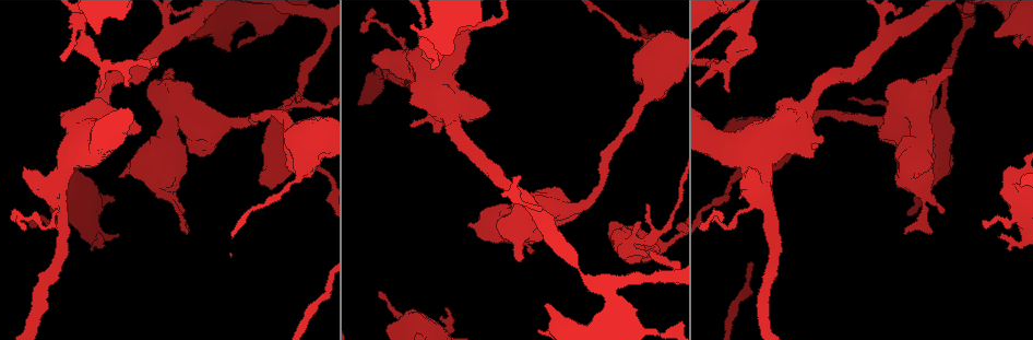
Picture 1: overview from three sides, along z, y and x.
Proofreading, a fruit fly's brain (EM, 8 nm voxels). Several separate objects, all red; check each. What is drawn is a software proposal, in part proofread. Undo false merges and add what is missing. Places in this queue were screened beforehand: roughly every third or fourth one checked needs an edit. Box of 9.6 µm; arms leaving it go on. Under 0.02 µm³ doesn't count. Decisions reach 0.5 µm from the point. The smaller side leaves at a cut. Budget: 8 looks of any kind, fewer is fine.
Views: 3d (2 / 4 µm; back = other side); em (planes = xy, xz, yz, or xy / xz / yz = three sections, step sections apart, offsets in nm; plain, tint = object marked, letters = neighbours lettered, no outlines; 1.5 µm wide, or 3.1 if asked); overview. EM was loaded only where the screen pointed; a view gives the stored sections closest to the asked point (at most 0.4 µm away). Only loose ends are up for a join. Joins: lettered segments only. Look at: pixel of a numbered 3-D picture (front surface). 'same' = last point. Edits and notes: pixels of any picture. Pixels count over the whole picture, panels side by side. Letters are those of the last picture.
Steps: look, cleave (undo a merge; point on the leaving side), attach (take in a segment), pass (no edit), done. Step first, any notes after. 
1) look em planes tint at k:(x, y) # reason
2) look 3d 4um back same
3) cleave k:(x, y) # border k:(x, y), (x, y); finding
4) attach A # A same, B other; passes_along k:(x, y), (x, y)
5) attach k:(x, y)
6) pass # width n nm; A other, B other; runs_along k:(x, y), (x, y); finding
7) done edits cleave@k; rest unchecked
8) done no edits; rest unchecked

look em planes plain at 1:(170, 68) # an open end

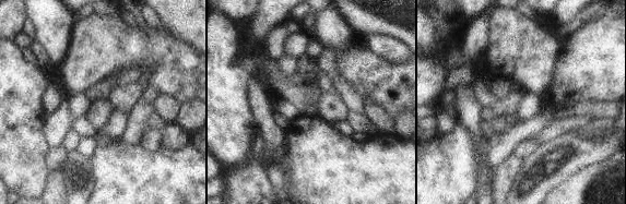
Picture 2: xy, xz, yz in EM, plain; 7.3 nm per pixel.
look em planes letters same # see the neighbours

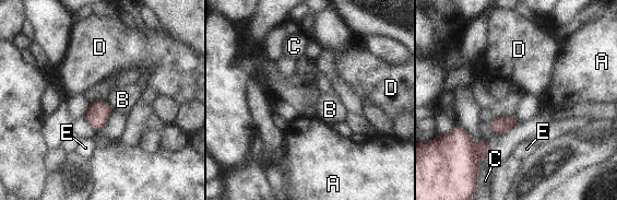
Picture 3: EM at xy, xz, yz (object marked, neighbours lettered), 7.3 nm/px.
pass # A other, B other, C other, D other, E other; border 3:(107, 101), (114, 110); no lettered segment goes on from it

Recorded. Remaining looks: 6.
look em yz step 4 tint at 1:(98, 236) # branch stops here

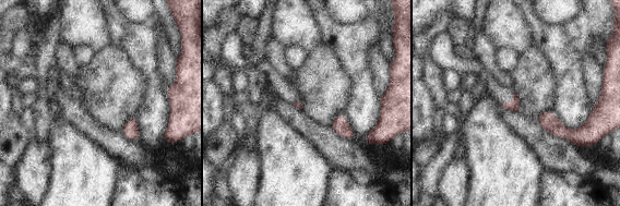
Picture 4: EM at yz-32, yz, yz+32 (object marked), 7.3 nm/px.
look em planes letters same # cut it another way

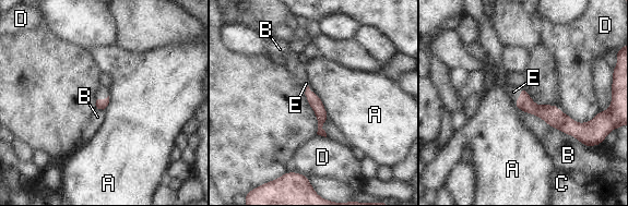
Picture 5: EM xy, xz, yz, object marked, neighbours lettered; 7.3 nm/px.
attach E # longest_contact B 550 nm; A other, B other, C other, D other, E same; the cell continues

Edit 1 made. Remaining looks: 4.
look 3d 4um at 1:(297, 165) # calibre changes

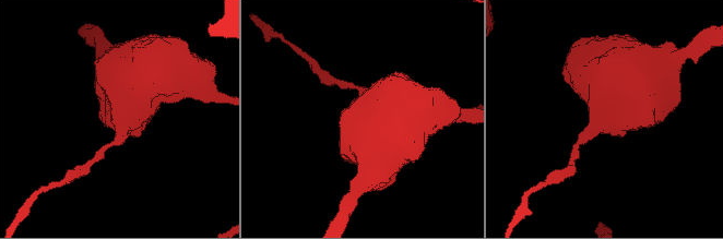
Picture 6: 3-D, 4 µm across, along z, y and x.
look em planes letters at 6:(119, 120)

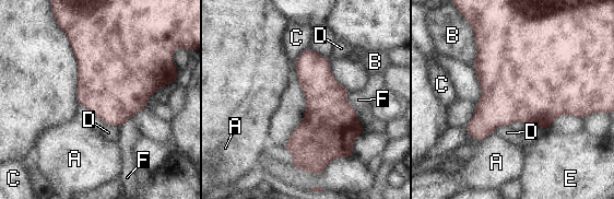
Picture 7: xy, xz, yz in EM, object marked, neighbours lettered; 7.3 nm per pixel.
pass # longest_contact B 240 nm; A other, B other, C other, D other, E other, F other; continuous, no second cell

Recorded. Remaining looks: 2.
done edits attach@5; rest unchecked

